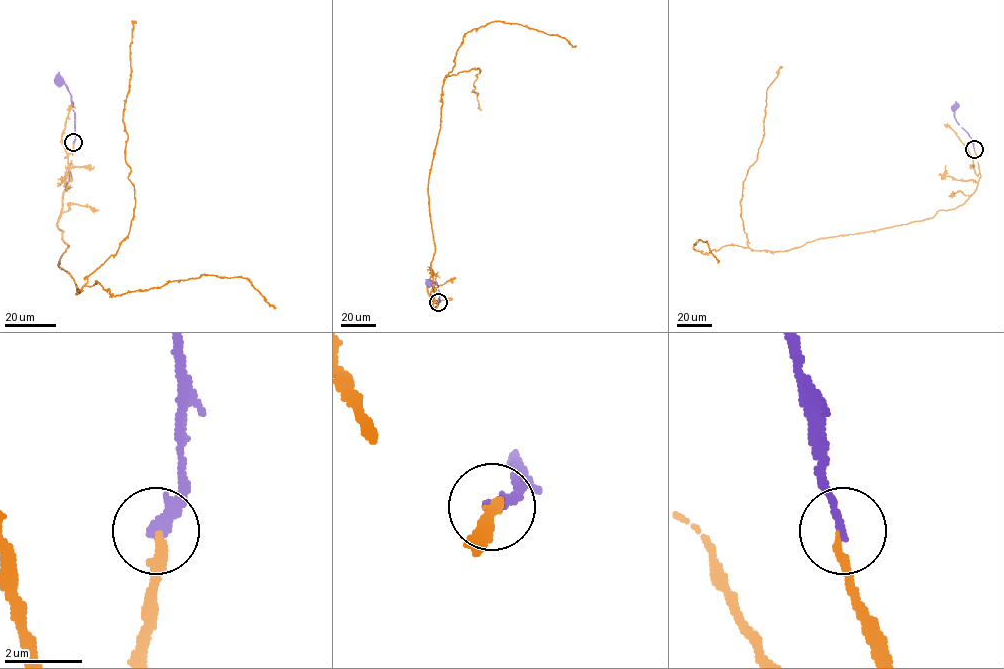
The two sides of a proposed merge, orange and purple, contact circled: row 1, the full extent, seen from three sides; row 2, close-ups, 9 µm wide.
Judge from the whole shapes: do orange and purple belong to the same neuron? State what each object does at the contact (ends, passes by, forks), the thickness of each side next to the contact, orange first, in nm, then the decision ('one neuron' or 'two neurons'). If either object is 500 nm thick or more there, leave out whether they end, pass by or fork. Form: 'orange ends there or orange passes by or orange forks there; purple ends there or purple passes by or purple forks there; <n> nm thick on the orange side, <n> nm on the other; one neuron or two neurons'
orange ends there; purple ends there; 240 nm thick on the orange side, 240 nm on the other; two neurons

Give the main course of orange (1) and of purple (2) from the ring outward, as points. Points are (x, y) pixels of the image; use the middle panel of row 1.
1: (438, 302), (431, 305), (427, 288), (435, 252), (428, 186), (446, 76), (479, 69), (472, 92), (481, 110)
2: (438, 302), (438, 285), (428, 282)

